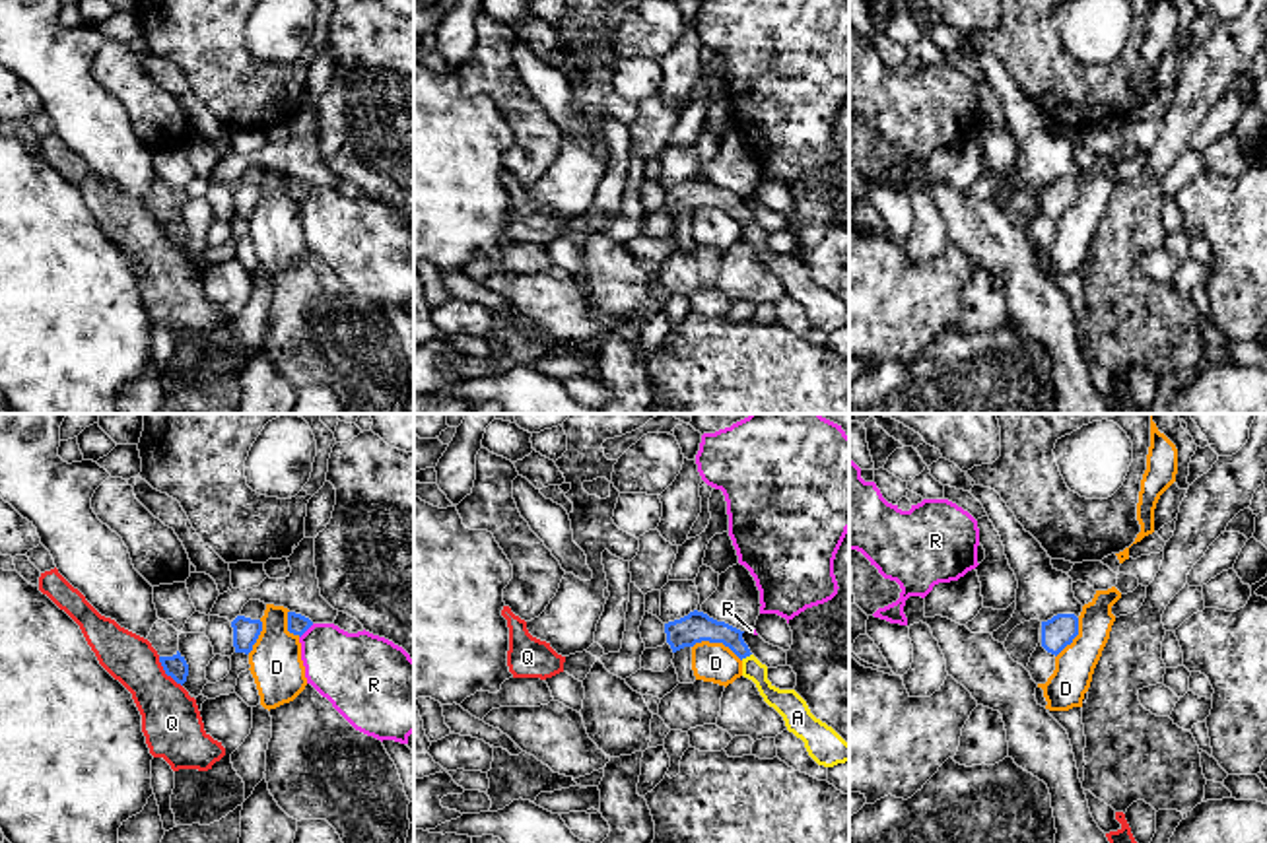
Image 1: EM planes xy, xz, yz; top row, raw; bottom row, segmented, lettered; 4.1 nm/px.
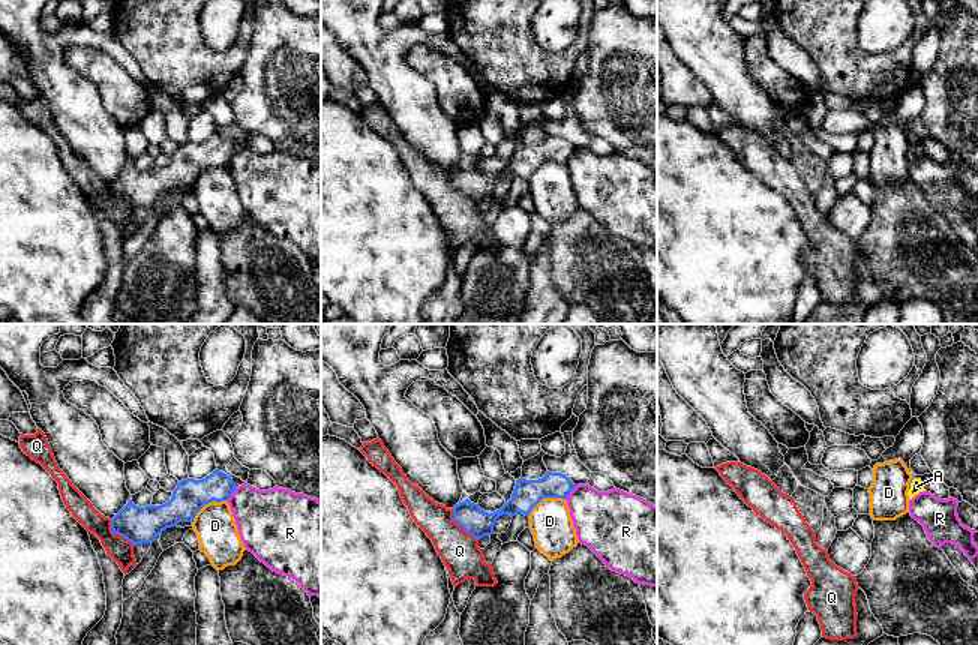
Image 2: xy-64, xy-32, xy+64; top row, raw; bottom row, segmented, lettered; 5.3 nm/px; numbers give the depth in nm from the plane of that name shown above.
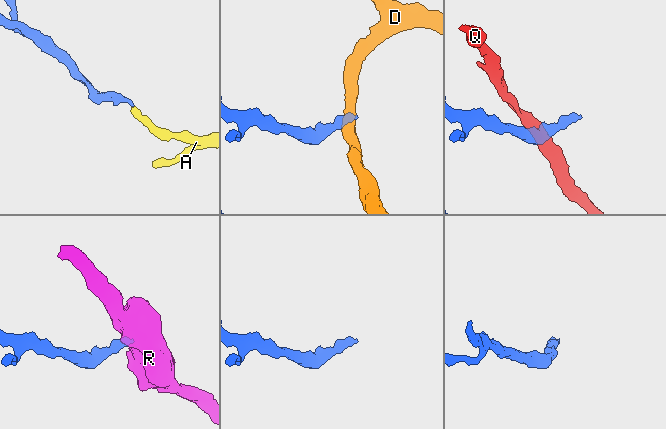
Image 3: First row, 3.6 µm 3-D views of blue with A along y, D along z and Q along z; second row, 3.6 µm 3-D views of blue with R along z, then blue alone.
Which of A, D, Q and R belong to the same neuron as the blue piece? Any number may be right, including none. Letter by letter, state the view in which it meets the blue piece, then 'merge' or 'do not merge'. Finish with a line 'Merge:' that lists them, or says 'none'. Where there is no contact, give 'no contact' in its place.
A: xz | merge
D: xz | do not merge
Q: xy | do not merge
R: xy | do not merge
Merge: A

